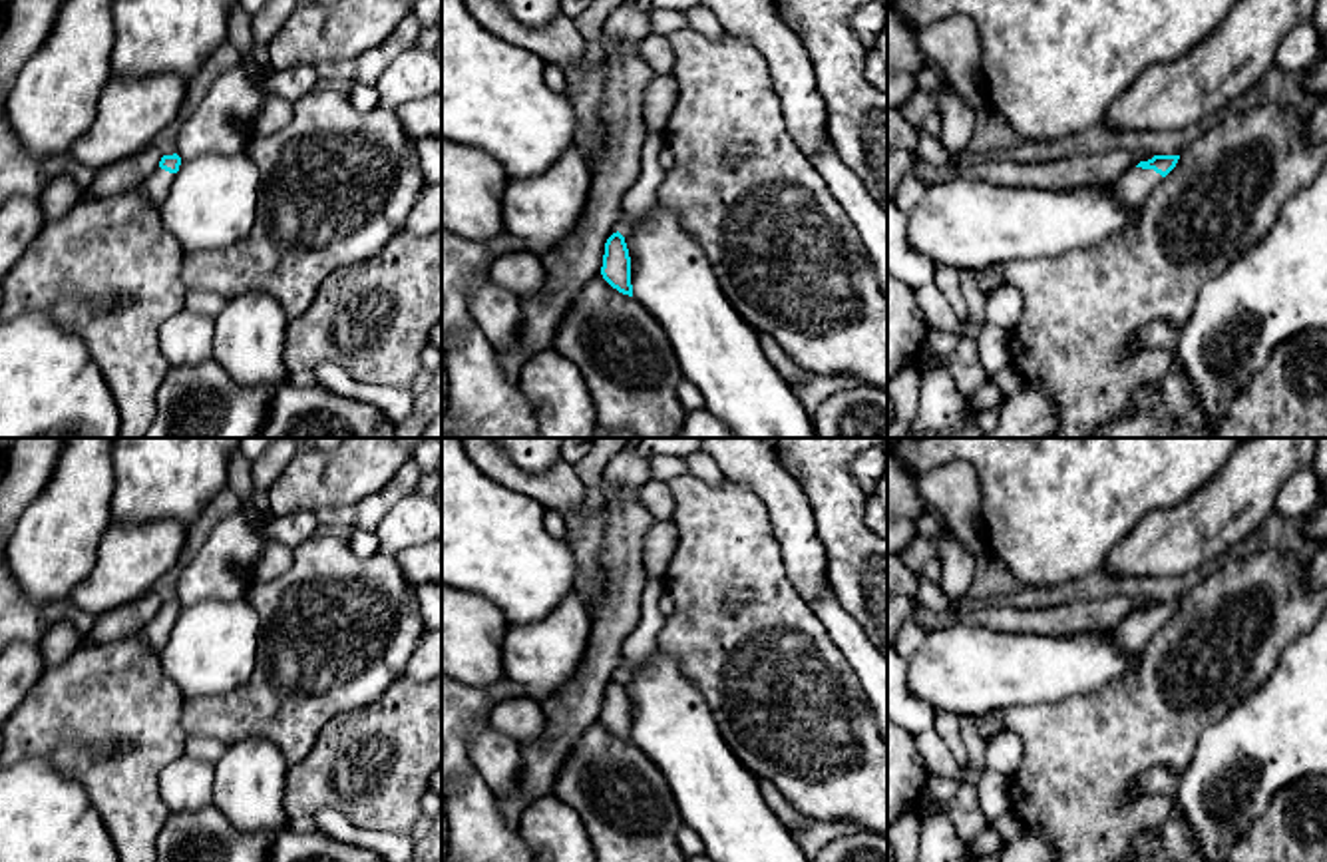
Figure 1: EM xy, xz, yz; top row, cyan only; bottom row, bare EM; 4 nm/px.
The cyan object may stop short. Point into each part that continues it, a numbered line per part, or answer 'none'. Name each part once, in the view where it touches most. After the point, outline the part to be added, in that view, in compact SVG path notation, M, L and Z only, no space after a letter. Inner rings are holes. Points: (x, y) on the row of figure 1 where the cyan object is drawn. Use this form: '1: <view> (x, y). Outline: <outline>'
1: yz (1135, 186). Outline: M1132 167L1114 185L1114 197L1124 209L1140 207L1160 181L1154 169Z

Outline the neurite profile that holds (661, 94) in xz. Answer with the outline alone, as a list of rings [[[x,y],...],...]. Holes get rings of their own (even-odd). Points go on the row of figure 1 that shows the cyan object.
[[[672,74],[653,76],[643,94],[643,117],[649,133],[663,133],[674,104],[678,100],[678,82]]]

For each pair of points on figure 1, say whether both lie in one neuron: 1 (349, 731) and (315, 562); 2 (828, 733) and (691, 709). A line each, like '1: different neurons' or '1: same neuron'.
1: different neurons
2: different neurons

